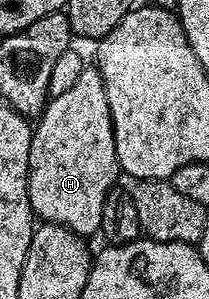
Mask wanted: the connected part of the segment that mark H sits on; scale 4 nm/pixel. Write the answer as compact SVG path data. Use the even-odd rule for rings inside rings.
M86 68L62 96L49 97L40 117L35 119L28 161L28 195L33 215L41 223L53 222L81 236L95 235L102 224L102 204L106 204L106 196L117 185L119 178L116 177L121 174L118 152L114 148L110 104L106 104L106 84L102 84L99 70Z

